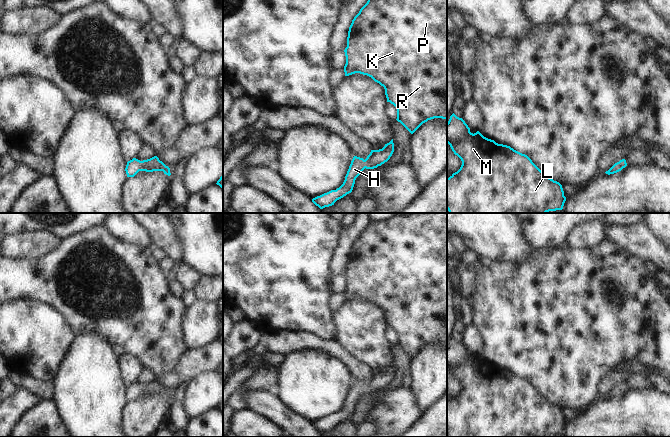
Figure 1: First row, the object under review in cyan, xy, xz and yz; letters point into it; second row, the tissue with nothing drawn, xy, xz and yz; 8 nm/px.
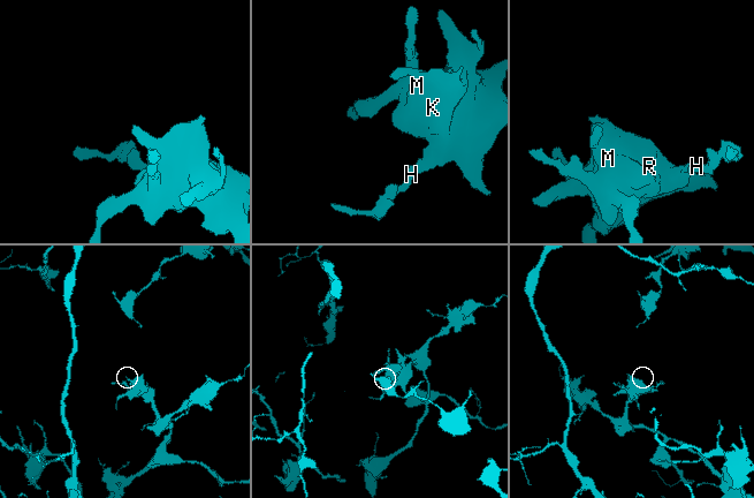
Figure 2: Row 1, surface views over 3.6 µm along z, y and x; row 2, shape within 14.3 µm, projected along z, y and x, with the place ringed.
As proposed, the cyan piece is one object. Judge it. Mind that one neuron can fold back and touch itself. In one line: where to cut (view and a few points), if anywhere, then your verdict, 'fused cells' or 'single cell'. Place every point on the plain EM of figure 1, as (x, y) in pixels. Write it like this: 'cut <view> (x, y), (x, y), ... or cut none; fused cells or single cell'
cut none; single cell

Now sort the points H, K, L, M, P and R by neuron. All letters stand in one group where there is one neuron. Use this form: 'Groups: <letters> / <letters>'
Groups: H K L M P R.

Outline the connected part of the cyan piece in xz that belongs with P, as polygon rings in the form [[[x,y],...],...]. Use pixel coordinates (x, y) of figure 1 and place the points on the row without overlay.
[[[411,213],[408,216],[394,216],[384,222],[369,222],[367,227],[354,241],[349,251],[347,271],[344,274],[346,288],[345,300],[360,297],[371,301],[385,313],[387,326],[397,333],[397,345],[400,346],[411,358],[423,347],[434,342],[447,344],[447,213]]]

